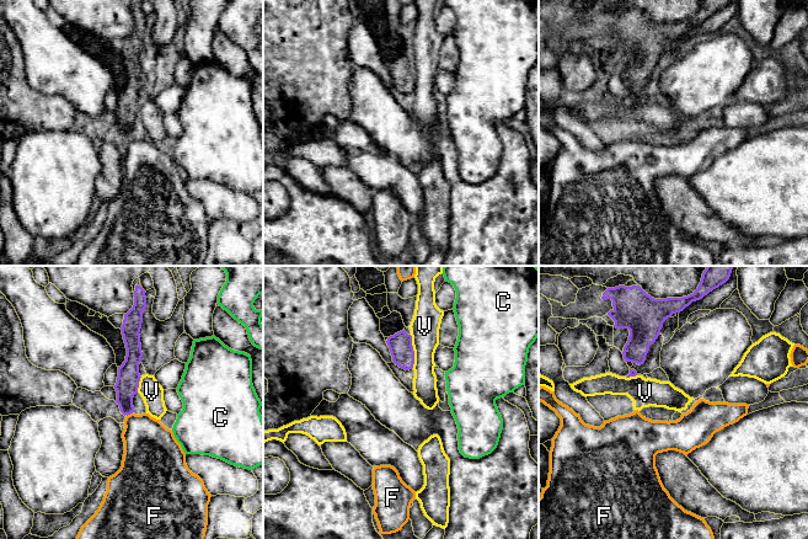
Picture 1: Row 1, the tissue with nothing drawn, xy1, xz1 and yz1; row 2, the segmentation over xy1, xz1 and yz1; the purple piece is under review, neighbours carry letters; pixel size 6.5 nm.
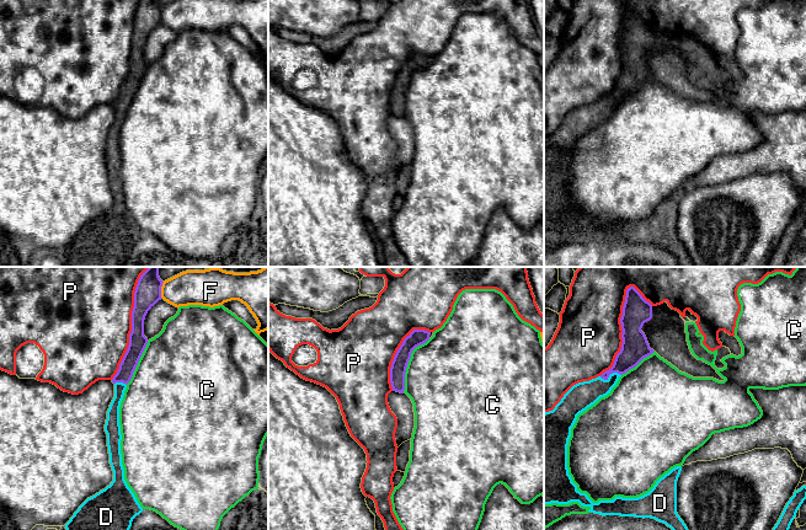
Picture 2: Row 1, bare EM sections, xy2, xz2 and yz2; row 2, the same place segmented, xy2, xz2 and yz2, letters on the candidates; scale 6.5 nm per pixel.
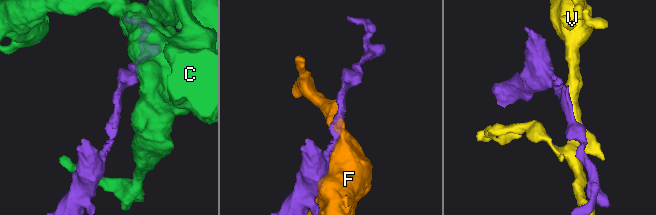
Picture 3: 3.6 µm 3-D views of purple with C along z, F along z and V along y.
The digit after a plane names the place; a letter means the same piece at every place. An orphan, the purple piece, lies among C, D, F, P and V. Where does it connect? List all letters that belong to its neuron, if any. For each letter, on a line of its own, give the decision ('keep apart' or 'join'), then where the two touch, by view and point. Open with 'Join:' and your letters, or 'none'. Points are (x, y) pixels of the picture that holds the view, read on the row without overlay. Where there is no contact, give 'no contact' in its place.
Join: D
C: keep apart | xz2 (407, 87)
D: join | yz2 (609, 98)
F: keep apart | xy2 (160, 14)
P: keep apart | yz2 (623, 55)
V: keep apart | xz1 (413, 75)

